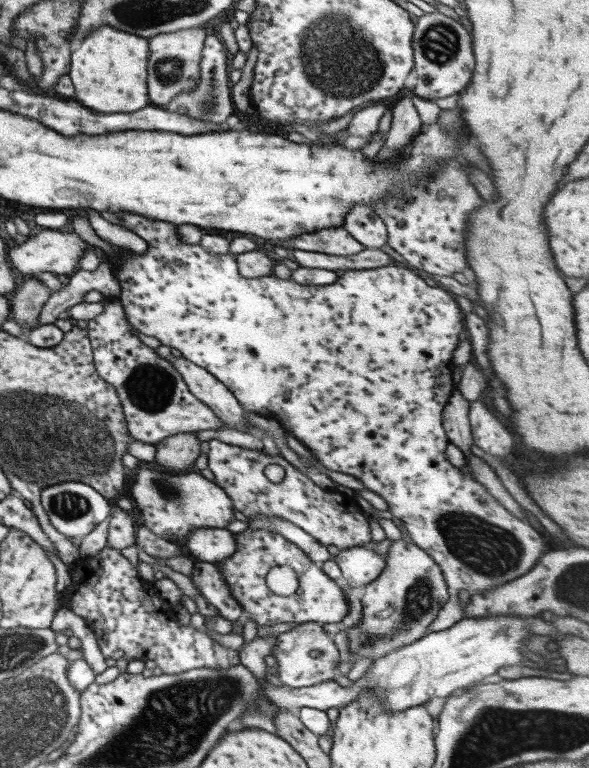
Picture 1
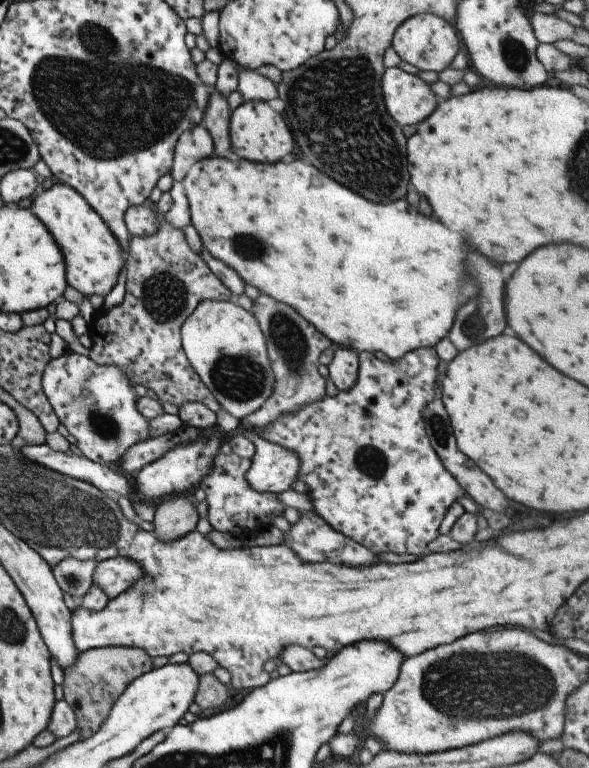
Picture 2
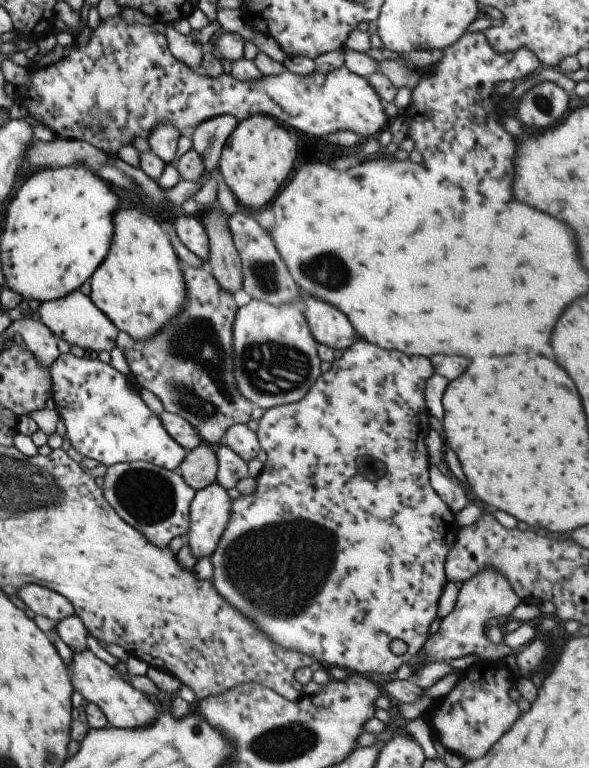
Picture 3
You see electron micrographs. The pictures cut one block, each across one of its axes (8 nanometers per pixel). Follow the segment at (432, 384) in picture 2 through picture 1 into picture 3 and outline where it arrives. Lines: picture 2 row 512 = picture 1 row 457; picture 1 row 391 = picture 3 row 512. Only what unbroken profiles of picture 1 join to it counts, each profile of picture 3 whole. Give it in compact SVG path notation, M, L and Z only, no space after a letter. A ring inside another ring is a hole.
M359 338L355 341L350 348L344 350L342 357L339 360L333 360L331 362L331 368L327 372L321 373L320 376L314 382L314 386L310 388L308 394L301 398L298 402L288 403L285 405L276 406L274 408L265 410L263 416L259 419L259 428L256 432L261 449L266 452L266 462L259 473L255 478L256 490L250 494L250 496L241 495L236 500L232 501L232 514L230 515L230 520L228 520L228 526L218 542L216 550L211 554L212 566L214 566L214 574L212 575L212 583L216 592L230 604L234 606L238 612L242 612L246 618L250 618L256 628L268 638L272 640L274 644L278 644L282 650L296 650L296 652L302 652L306 656L314 656L314 660L318 660L323 666L327 669L330 667L338 666L345 669L349 673L362 674L362 676L368 676L368 674L382 674L382 676L388 676L388 674L394 674L403 664L408 662L413 662L415 656L422 650L424 644L428 640L428 634L430 634L430 624L437 617L438 610L438 600L442 596L442 590L444 584L446 584L446 574L444 574L444 562L446 562L446 556L448 552L457 539L457 532L460 527L458 526L455 514L450 510L450 507L440 498L440 495L432 488L430 479L429 479L429 470L430 470L430 458L428 457L428 450L426 449L426 436L430 432L434 421L431 419L430 410L426 408L425 394L426 382L434 376L435 370L432 366L432 362L429 358L423 356L414 356L404 354L402 351L395 350L384 350L371 342L364 341L362 338ZM392 640L402 640L407 645L407 650L402 655L394 655L394 652L390 649L390 642Z

